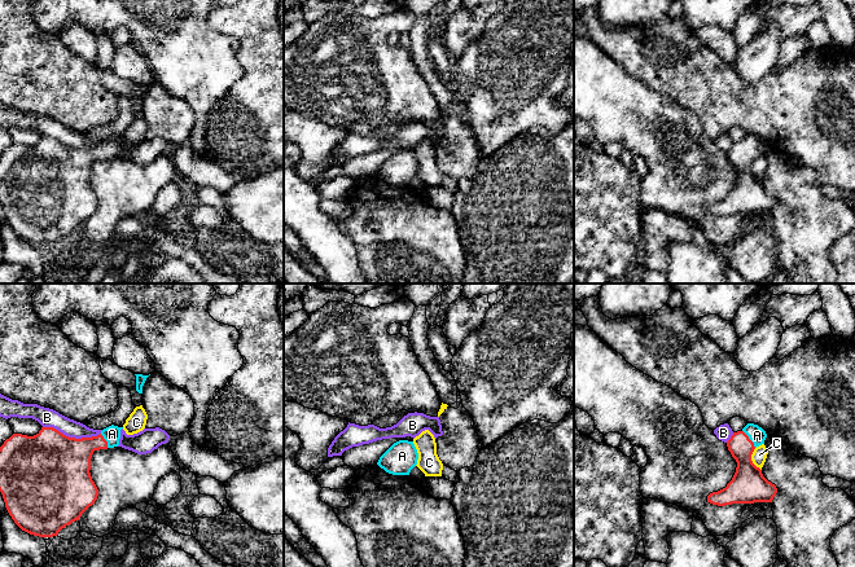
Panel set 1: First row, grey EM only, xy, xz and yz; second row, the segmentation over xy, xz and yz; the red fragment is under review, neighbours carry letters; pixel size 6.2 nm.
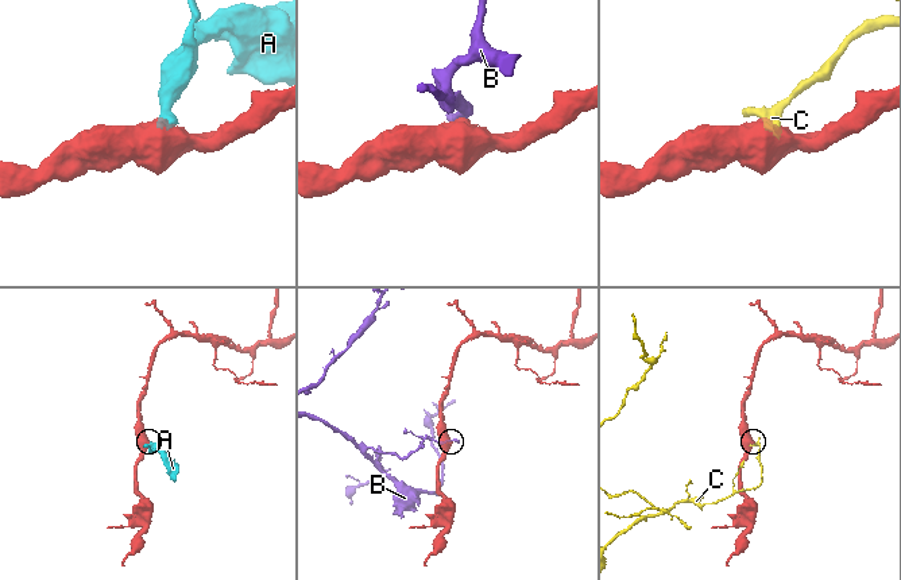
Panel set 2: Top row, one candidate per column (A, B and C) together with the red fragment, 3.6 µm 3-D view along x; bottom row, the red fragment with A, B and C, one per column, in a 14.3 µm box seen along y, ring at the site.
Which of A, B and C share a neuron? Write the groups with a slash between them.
A / B / C

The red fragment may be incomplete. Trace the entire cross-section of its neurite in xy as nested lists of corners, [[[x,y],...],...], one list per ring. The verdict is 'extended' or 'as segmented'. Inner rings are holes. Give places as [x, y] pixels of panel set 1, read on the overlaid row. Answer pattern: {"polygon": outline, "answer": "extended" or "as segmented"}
{"polygon": [[[111,425],[97,436],[75,439],[53,427],[41,427],[34,436],[13,434],[6,439],[0,447],[0,492],[14,523],[30,535],[53,537],[79,520],[98,496],[89,472],[92,454],[118,447],[122,428]]], "answer": "extended"}

